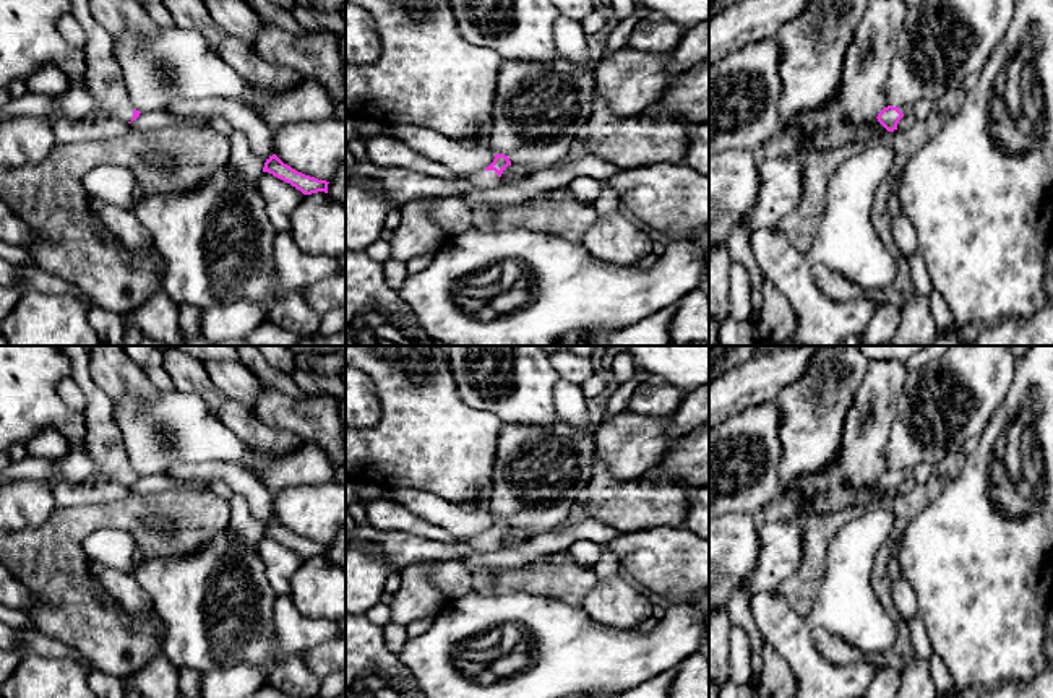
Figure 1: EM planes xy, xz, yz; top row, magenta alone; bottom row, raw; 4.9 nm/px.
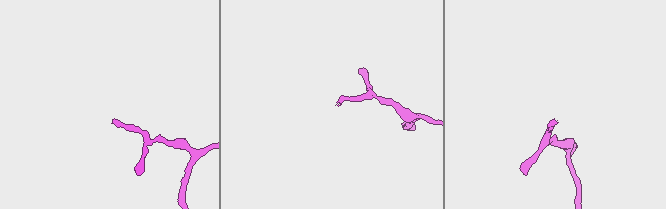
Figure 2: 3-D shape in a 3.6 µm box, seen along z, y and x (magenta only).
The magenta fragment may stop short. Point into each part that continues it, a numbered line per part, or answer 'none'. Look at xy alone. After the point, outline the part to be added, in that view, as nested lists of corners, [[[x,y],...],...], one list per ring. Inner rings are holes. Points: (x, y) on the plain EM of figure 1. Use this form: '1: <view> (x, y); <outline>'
1: xy (104, 443); [[[57,346],[70,359],[70,377],[86,398],[84,451],[102,467],[110,480],[131,485],[135,471],[128,463],[125,442],[112,416],[110,398],[96,385],[91,375],[92,346]]]

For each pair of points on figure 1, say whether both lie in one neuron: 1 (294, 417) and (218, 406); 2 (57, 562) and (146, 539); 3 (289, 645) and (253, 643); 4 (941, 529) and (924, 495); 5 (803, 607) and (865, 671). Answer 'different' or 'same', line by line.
1: same
2: same
3: different
4: different
5: different

